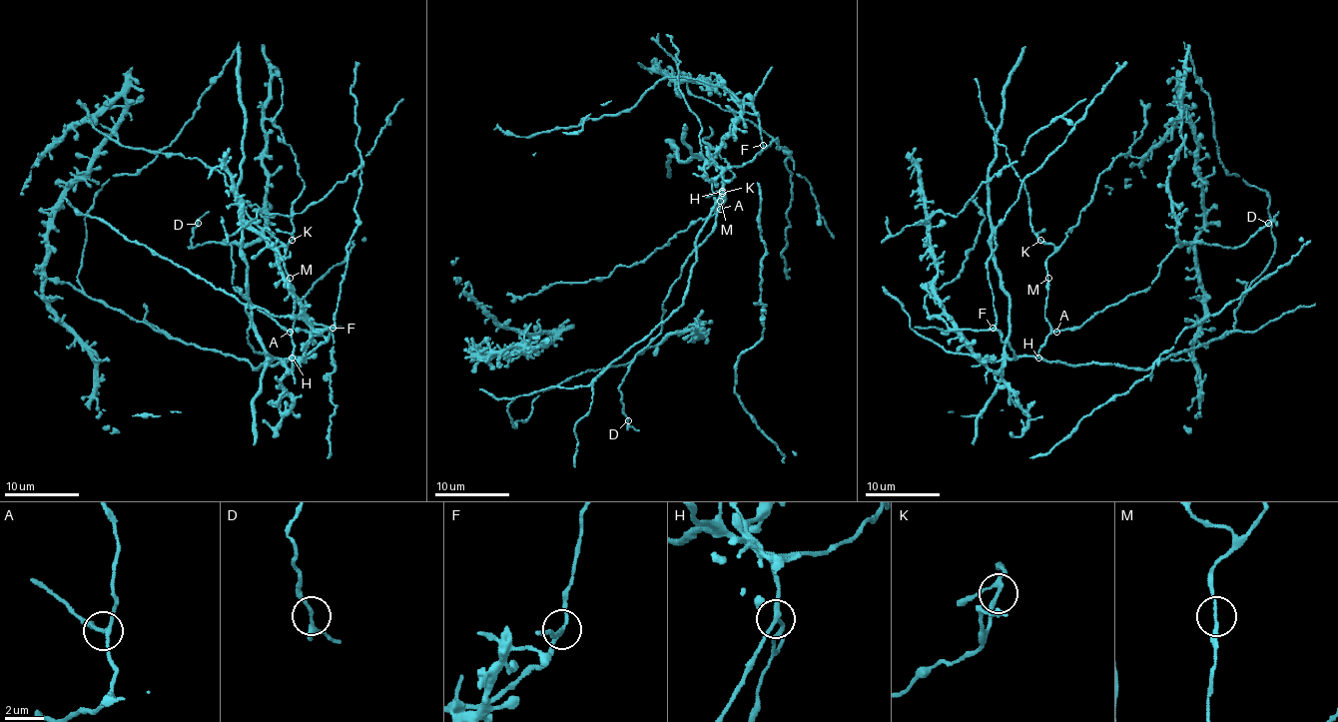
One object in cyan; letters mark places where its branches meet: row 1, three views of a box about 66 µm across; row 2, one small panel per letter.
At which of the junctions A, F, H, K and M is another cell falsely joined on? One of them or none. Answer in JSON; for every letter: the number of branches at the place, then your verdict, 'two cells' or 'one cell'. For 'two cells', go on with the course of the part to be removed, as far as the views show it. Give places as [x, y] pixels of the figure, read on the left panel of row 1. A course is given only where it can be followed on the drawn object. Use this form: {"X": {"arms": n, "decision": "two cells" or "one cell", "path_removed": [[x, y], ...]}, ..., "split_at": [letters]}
{"A": {"arms": 3, "decision": "one cell"}, "F": {"arms": 3, "decision": "one cell"}, "H": {"arms": 3, "decision": "one cell"}, "K": {"arms": 3, "decision": "one cell"}, "M": {"arms": 2, "decision": "one cell"}, "split_at": []}

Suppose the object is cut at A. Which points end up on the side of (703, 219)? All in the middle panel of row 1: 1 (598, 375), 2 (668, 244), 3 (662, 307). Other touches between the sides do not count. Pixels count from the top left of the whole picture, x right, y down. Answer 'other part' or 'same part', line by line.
1: same part
2: same part
3: other part

